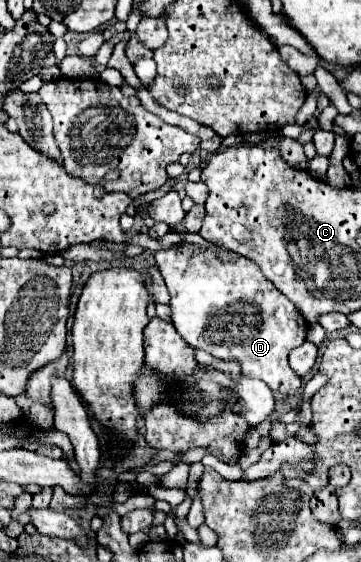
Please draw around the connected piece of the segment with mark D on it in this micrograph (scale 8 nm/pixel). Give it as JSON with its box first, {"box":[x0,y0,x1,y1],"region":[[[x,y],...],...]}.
{"box":[155,244,307,396],"region":[[[181,244],[179,248],[155,252],[157,268],[169,290],[169,308],[171,308],[171,324],[183,336],[183,340],[195,350],[205,350],[221,360],[239,360],[243,372],[251,378],[263,380],[273,392],[295,396],[301,388],[301,378],[289,368],[287,356],[295,346],[301,346],[307,336],[307,322],[297,312],[297,306],[283,296],[273,282],[265,280],[257,264],[247,258],[239,258],[239,262],[221,262],[215,254],[207,254],[199,250],[195,244]]]}

